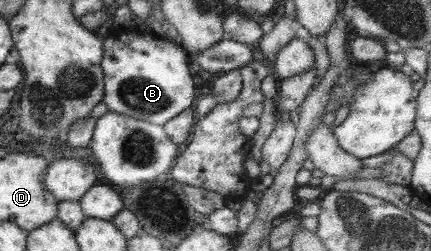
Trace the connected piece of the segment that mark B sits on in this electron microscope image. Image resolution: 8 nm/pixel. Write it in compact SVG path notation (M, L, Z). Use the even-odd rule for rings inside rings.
M128 26L114 30L102 39L103 103L108 110L162 126L180 114L193 99L193 67L188 65L187 51L176 40L164 40L147 30L137 31Z

